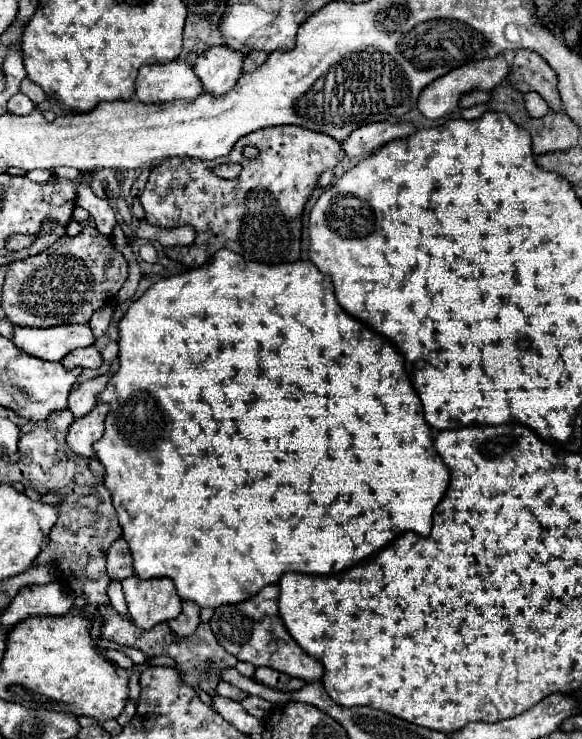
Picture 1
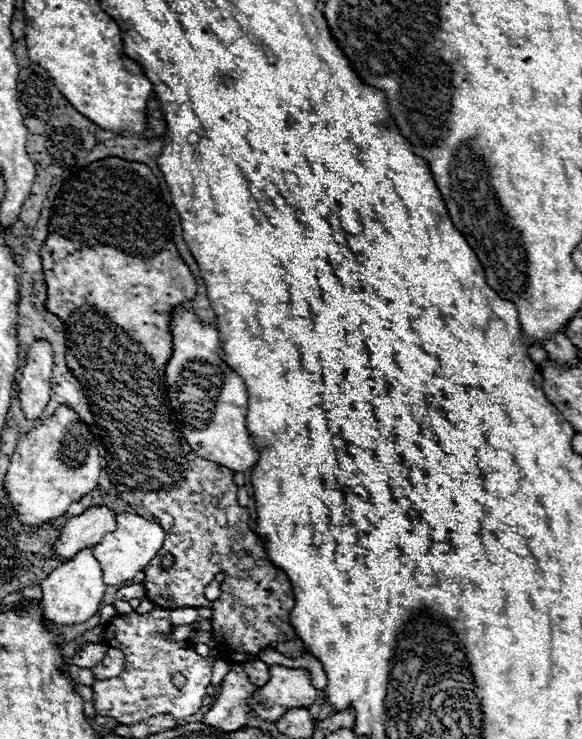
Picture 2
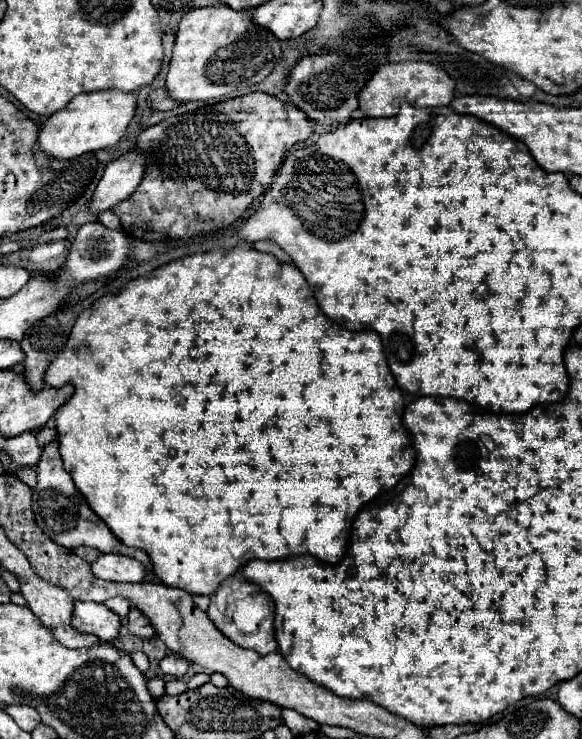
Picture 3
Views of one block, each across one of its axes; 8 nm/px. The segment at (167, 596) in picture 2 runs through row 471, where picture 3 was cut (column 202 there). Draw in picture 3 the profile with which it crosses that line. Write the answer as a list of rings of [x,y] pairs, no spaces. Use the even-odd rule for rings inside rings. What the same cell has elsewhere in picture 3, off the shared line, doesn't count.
[[[260,90],[240,98],[202,106],[196,112],[170,116],[164,122],[142,130],[136,140],[136,152],[144,154],[148,162],[138,190],[126,200],[126,206],[122,206],[126,210],[118,212],[122,228],[134,238],[158,242],[190,238],[200,232],[230,226],[260,196],[260,192],[268,188],[268,182],[272,182],[282,156],[296,142],[308,140],[312,132],[312,120],[308,120],[300,108]]]

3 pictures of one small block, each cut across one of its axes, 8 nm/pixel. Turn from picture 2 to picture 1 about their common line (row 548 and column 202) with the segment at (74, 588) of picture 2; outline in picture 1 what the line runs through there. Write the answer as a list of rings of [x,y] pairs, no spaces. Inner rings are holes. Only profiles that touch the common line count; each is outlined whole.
[[[172,60],[168,64],[146,64],[136,78],[136,98],[140,102],[172,102],[196,100],[204,92],[194,66],[188,62]]]

